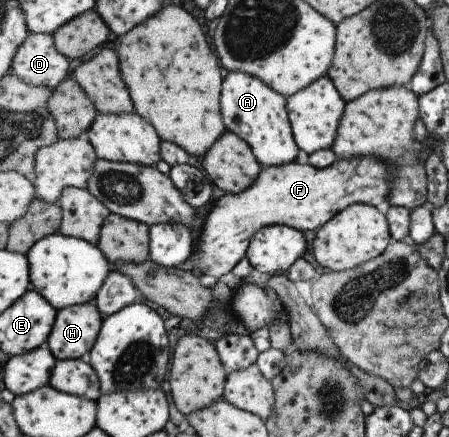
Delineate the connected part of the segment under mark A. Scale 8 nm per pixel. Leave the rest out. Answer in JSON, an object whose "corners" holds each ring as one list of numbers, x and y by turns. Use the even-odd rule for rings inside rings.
{"corners":[[242,71,229,72,221,82,219,109,225,130,241,138,262,167,287,165,294,161,299,148,293,141,285,109,285,97,274,92,258,78]]}

